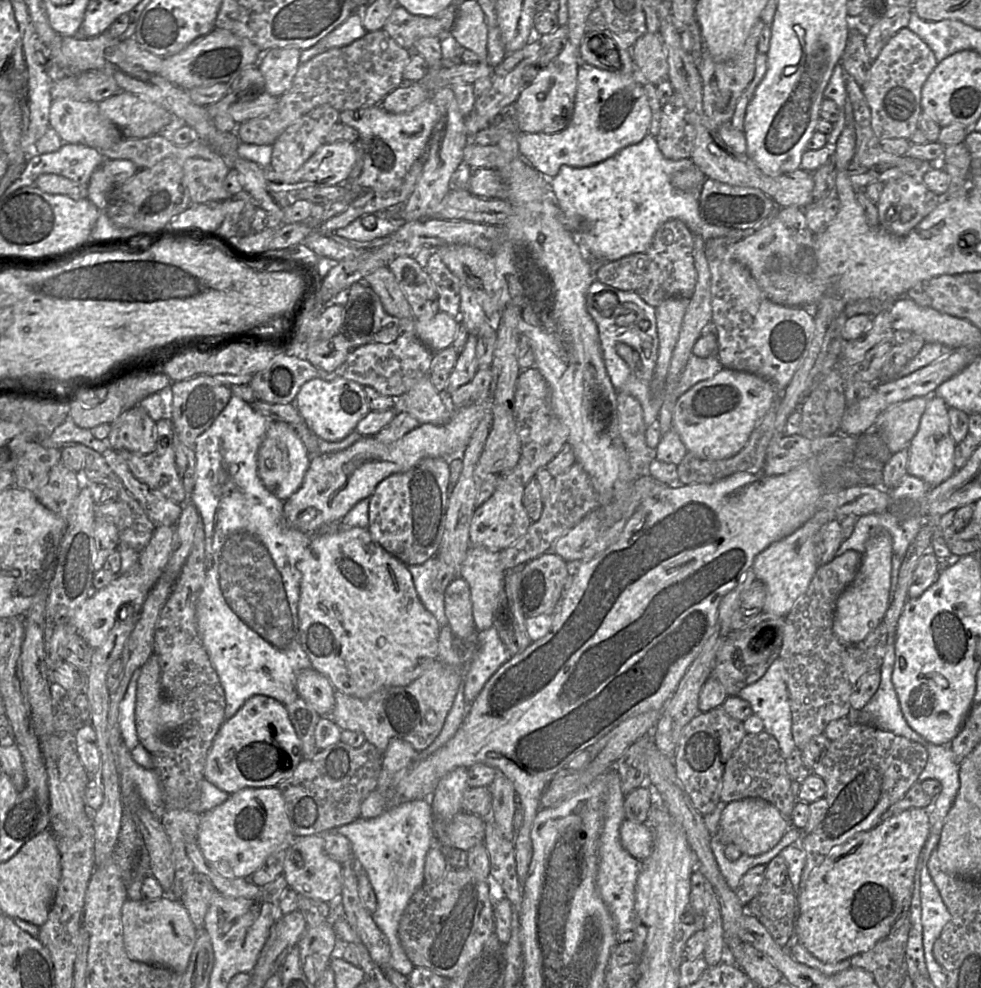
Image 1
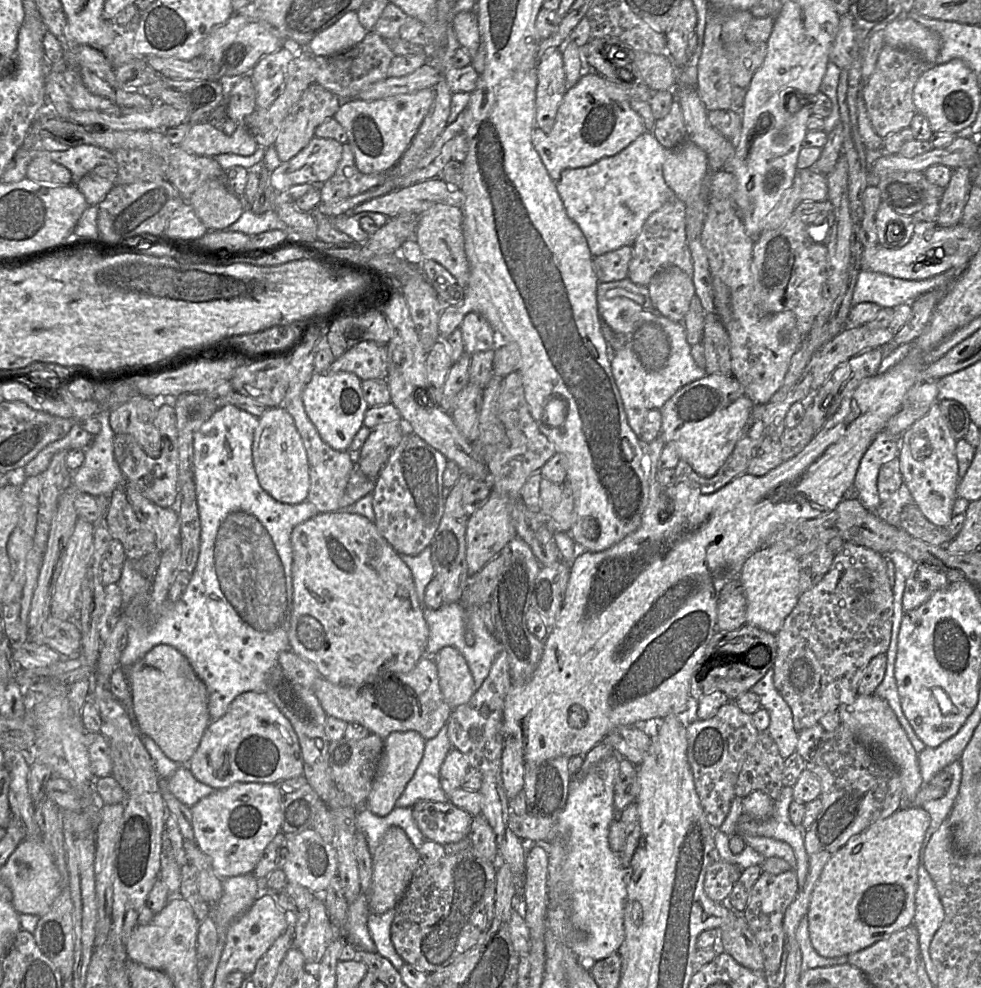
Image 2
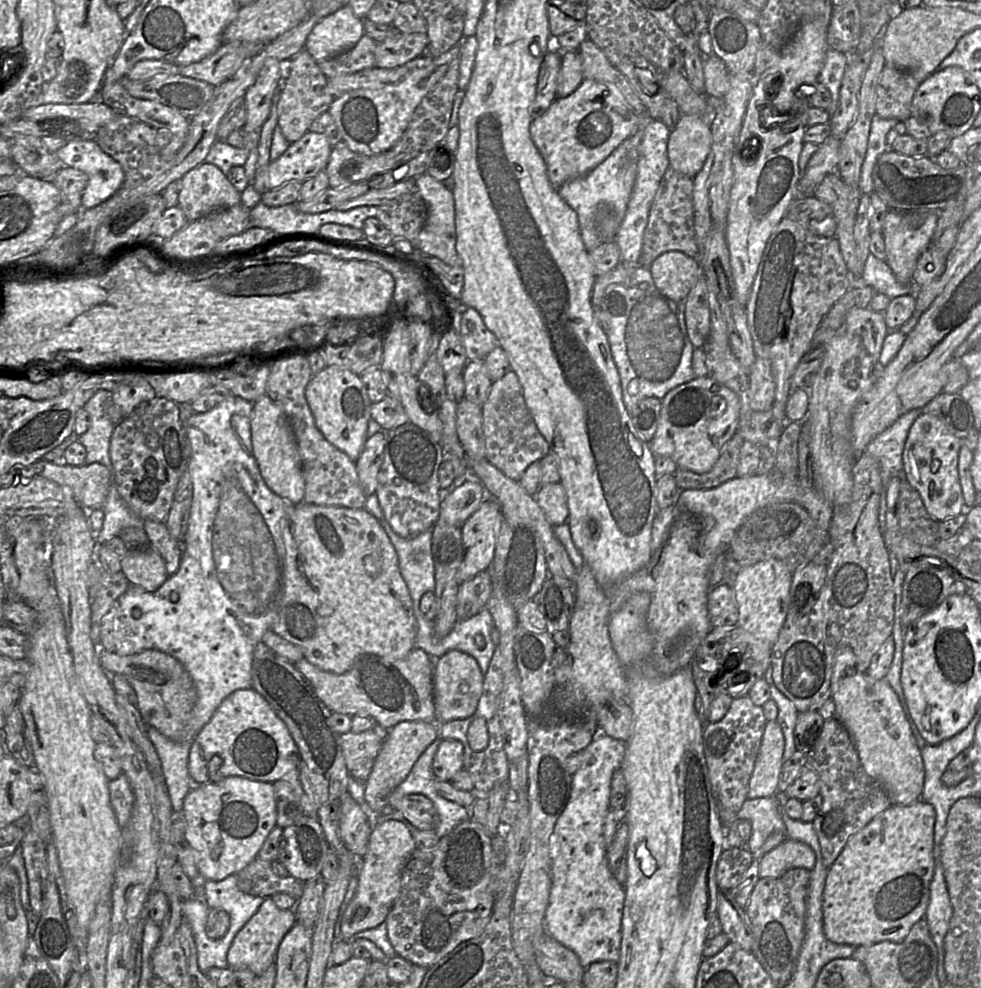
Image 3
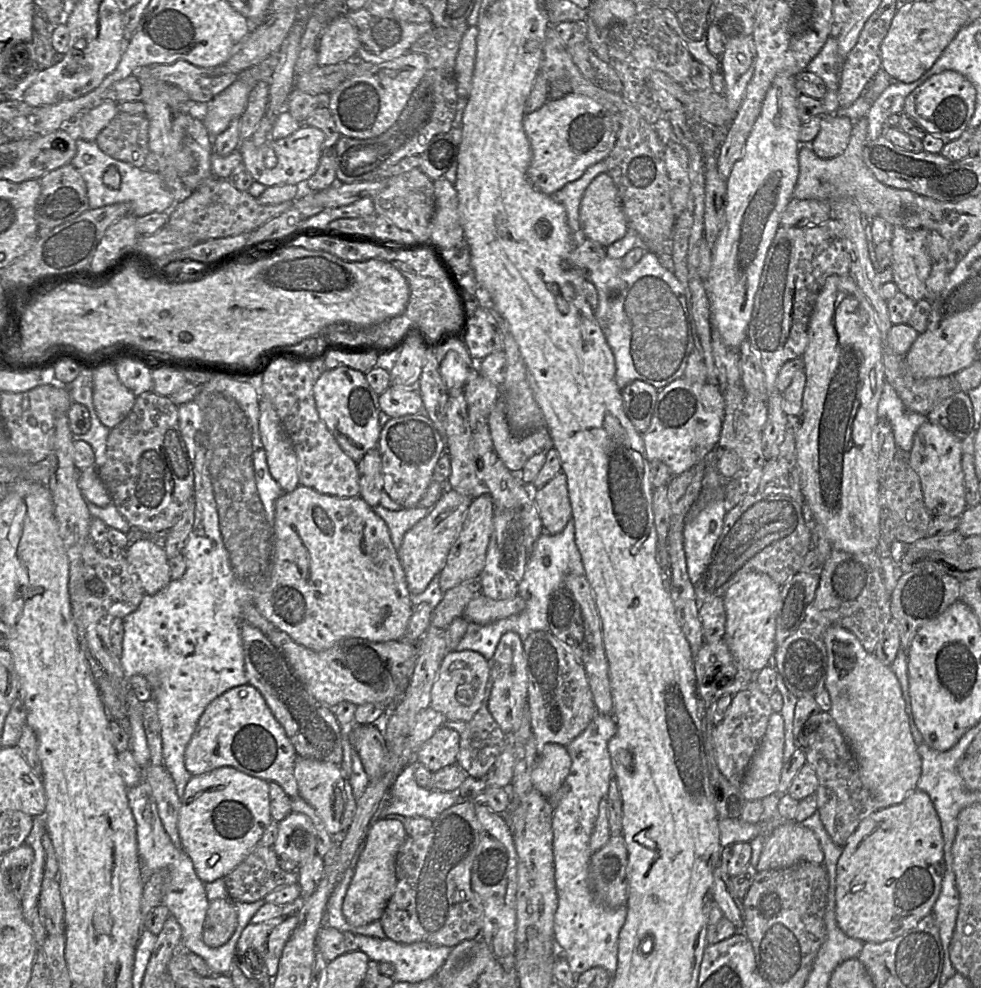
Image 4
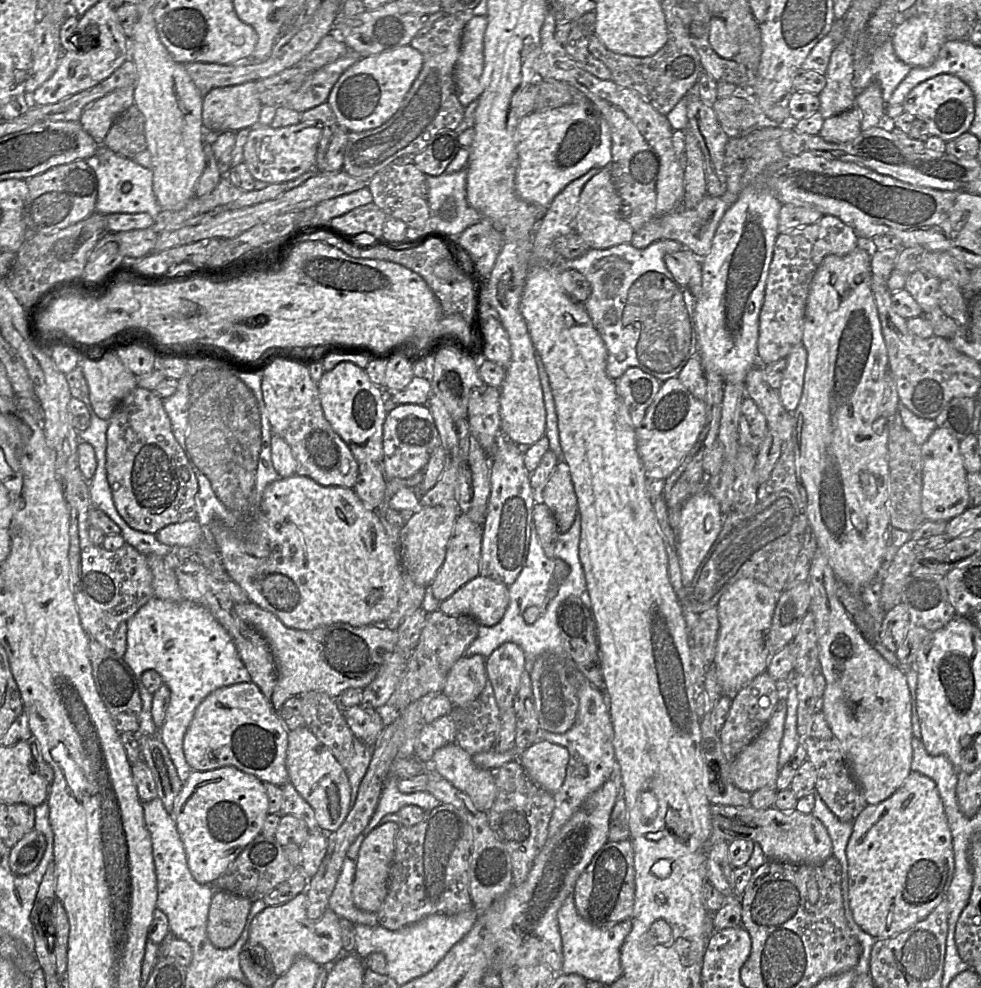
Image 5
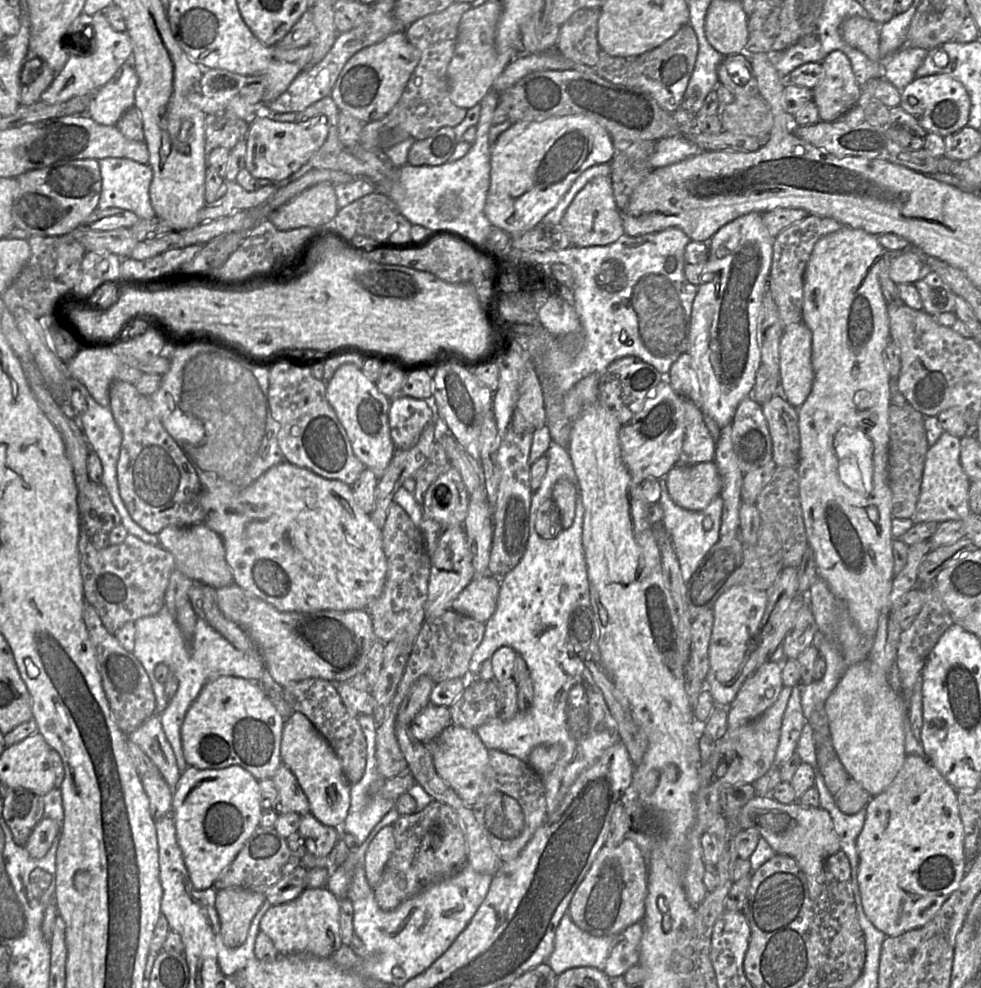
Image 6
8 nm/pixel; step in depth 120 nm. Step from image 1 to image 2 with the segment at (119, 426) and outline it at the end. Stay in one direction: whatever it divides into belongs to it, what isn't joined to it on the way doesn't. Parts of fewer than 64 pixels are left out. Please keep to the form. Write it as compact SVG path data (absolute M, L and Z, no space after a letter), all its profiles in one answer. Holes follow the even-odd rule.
M138 395L110 411L109 423L115 435L131 435L151 458L161 454L161 437L154 426L160 403Z

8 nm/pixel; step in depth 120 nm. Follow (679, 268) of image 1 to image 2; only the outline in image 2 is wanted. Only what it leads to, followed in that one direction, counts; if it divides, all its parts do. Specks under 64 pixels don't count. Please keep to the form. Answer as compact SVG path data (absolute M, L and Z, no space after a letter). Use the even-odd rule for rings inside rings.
M678 197L666 202L647 218L632 244L633 254L628 267L628 277L633 283L648 286L657 272L670 266L676 266L692 277L694 267L687 242L685 218L686 204Z

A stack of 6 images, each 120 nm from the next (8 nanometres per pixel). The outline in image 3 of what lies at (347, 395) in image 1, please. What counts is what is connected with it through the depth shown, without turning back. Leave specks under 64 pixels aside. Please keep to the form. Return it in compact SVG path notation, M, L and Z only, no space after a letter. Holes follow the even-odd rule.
M326 366L312 376L305 390L305 398L316 427L324 438L355 462L368 438L372 404L360 376L338 366Z

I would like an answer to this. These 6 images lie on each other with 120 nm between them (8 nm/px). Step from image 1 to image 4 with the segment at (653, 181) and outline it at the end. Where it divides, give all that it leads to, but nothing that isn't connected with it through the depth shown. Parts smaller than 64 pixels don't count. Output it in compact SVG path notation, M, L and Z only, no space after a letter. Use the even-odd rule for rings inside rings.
M605 159L590 166L579 179L568 183L551 195L565 208L574 247L579 246L586 239L580 225L580 204L584 192L597 175L606 172L608 172L608 166Z

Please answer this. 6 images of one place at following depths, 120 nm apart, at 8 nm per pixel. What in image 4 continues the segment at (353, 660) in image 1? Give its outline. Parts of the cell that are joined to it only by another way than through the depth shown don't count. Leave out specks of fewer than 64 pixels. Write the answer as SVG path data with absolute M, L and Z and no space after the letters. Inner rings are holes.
M299 485L275 502L274 552L268 588L255 600L260 614L297 644L325 651L345 638L398 641L412 615L411 593L385 522L360 496L339 498Z

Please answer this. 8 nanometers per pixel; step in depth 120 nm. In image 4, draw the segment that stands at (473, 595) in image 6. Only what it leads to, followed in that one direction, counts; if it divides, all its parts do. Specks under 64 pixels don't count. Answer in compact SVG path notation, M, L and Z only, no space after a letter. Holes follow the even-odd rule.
M481 592L467 604L463 618L469 623L487 625L522 612L525 601L516 595L509 600L493 600Z

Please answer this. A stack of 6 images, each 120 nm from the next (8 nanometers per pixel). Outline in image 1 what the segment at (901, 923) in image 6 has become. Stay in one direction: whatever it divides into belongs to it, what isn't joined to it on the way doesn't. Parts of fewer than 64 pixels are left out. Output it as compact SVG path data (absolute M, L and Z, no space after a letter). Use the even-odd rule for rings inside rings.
M904 810L868 831L857 833L829 853L811 873L805 887L797 892L793 942L801 944L821 962L831 964L866 952L885 939L900 917L909 912L918 858L930 833L928 810Z

